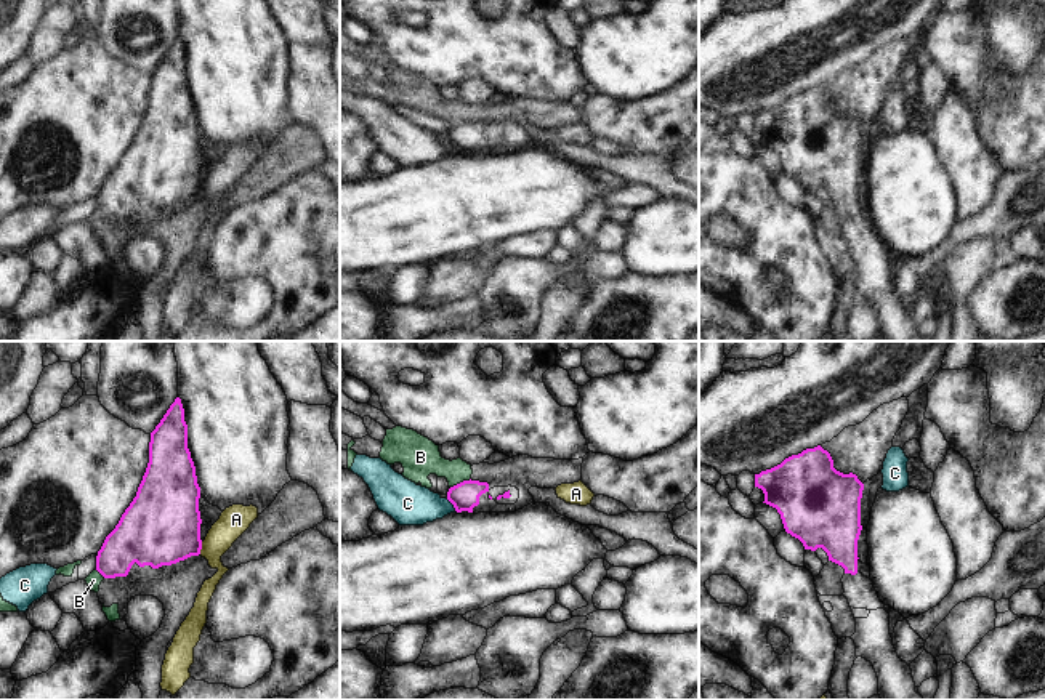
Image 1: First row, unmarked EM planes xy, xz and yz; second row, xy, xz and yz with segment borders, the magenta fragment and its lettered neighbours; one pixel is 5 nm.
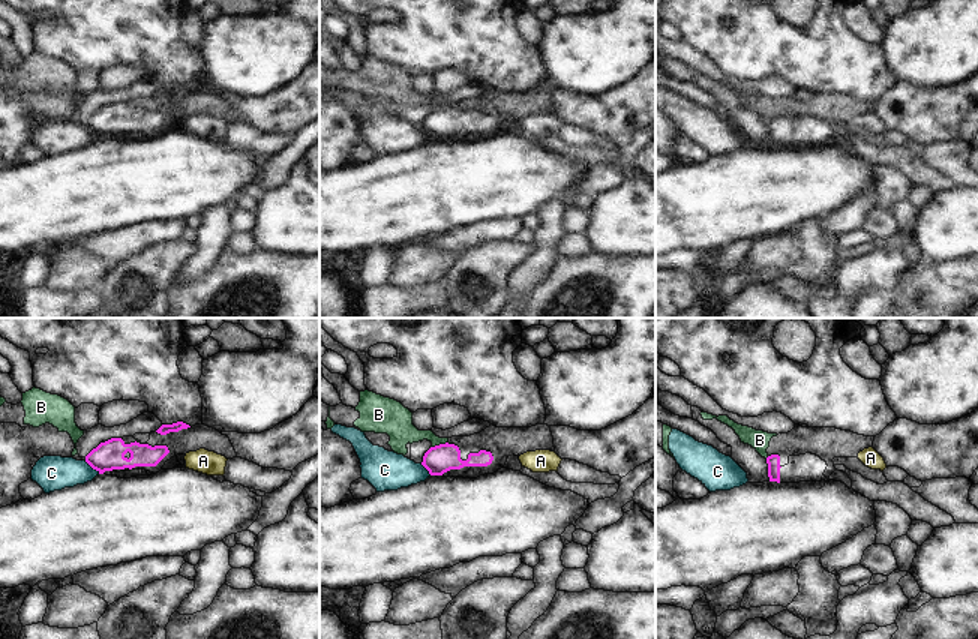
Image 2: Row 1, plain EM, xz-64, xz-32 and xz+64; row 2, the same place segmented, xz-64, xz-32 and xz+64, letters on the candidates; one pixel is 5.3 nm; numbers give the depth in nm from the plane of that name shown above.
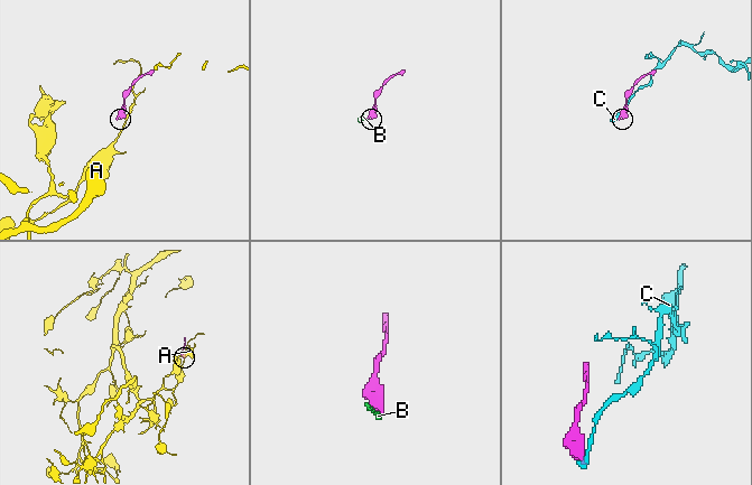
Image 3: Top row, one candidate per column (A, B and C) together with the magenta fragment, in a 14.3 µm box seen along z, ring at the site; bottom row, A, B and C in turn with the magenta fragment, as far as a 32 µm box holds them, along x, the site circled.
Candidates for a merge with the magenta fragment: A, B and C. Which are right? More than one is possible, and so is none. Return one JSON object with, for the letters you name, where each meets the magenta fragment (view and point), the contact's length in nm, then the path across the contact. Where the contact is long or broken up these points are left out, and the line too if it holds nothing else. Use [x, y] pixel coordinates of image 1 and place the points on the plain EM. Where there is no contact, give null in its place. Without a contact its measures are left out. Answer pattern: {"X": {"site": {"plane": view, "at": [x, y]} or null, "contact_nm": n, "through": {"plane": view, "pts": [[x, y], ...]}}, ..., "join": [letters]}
{"join": []}

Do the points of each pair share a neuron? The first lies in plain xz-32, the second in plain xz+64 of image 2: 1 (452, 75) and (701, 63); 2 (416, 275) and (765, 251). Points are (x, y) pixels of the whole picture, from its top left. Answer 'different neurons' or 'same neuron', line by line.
1: same neuron
2: same neuron

